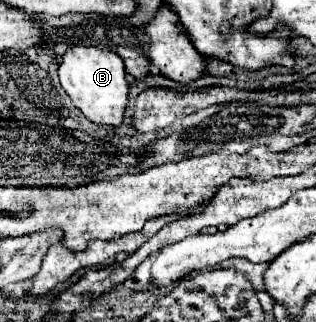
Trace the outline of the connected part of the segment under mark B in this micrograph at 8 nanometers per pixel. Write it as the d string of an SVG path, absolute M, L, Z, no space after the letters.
M72 46L64 56L58 68L60 84L66 94L72 98L74 106L94 124L120 126L124 110L128 106L128 82L122 58L110 50L96 46Z

